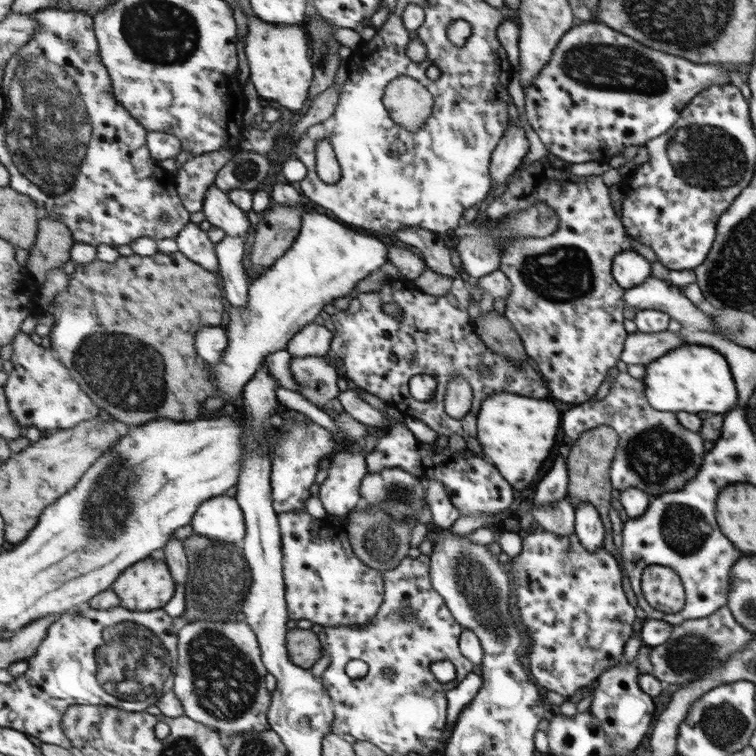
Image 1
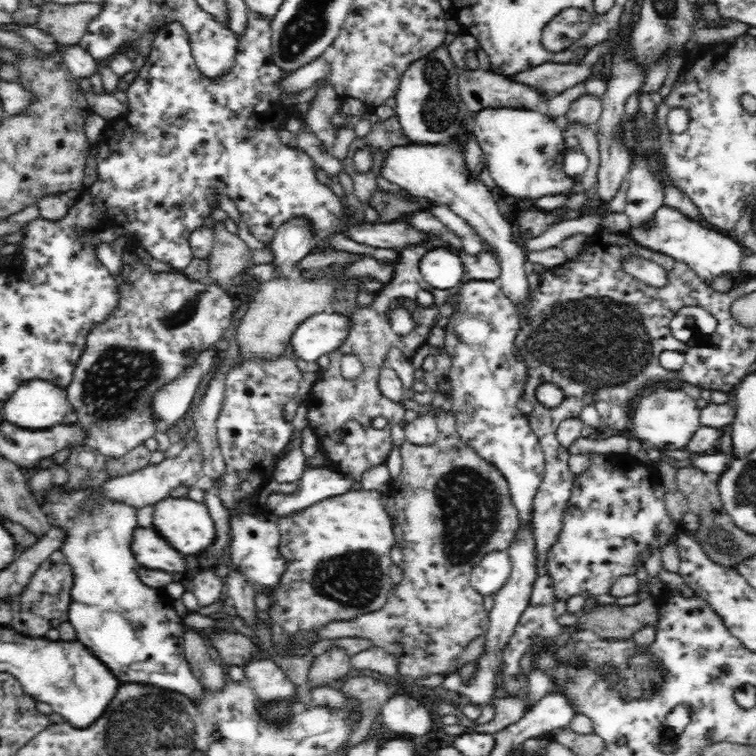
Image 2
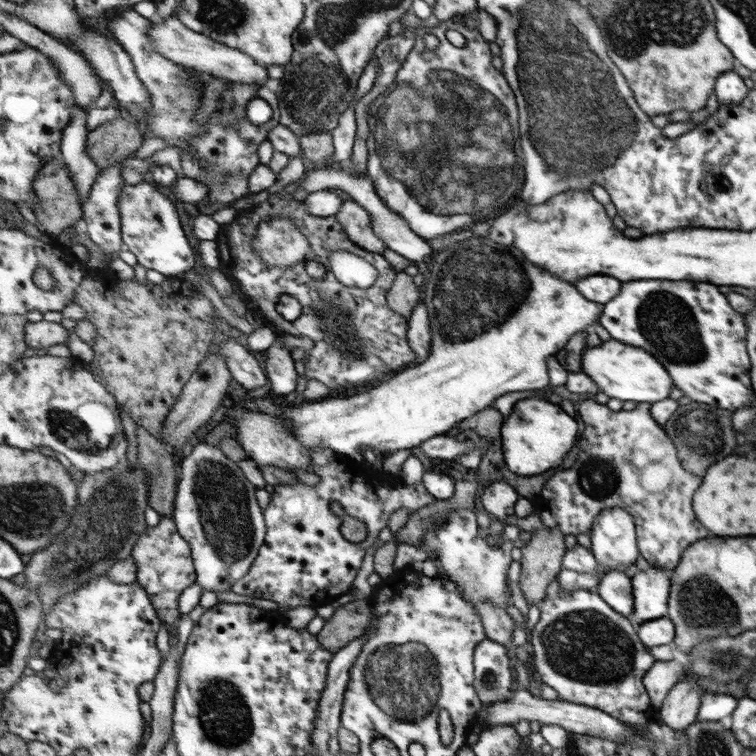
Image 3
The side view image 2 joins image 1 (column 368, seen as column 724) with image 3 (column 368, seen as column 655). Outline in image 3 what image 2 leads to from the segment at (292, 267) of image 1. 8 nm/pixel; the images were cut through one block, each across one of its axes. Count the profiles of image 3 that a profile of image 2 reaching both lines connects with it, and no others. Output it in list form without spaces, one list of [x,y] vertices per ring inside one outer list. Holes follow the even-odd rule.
[[[347,200],[342,202],[340,210],[334,217],[341,221],[342,227],[348,233],[350,240],[354,241],[359,247],[365,248],[370,252],[383,254],[385,248],[389,246],[375,232],[373,218],[370,212],[357,201]]]

